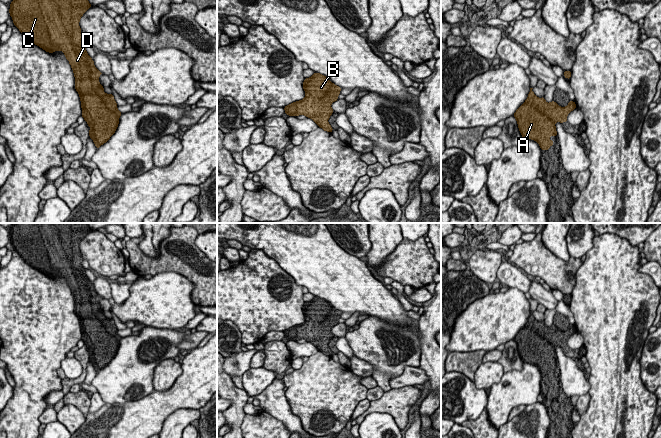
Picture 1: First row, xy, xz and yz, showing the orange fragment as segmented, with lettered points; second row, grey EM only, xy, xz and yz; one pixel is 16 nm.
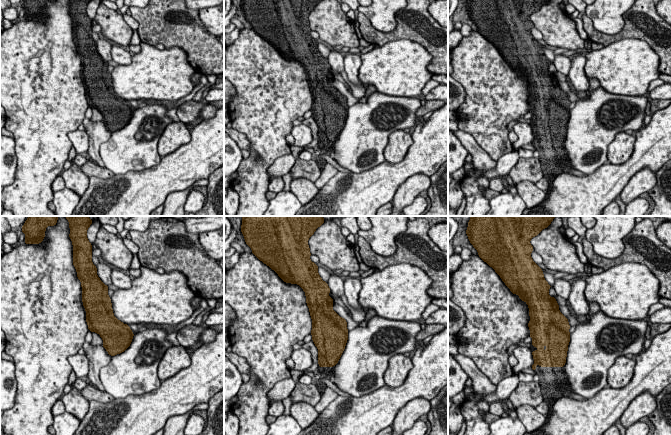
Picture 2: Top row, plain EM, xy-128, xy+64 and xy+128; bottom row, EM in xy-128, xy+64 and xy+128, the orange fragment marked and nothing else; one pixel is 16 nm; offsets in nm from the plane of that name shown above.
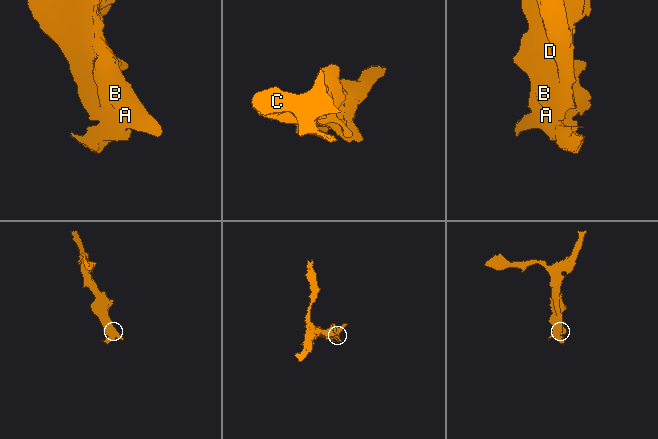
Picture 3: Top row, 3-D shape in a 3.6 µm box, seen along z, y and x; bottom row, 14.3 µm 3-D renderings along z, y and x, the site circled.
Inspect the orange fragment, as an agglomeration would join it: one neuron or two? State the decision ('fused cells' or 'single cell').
single cell

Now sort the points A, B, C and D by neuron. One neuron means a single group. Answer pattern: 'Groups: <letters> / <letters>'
Groups: A B C D

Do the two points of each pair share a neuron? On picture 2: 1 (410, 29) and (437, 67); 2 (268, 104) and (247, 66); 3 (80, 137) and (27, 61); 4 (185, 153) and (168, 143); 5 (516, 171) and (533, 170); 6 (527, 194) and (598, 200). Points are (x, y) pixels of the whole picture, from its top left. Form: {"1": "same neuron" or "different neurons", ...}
{"1": "same neuron", "2": "same neuron", "3": "different neurons", "4": "different neurons", "5": "same neuron", "6": "different neurons"}

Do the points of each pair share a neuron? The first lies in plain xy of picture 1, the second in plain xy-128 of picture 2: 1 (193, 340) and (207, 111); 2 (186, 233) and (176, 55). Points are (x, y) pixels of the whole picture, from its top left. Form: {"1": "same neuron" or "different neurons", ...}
{"1": "different neurons", "2": "different neurons"}

